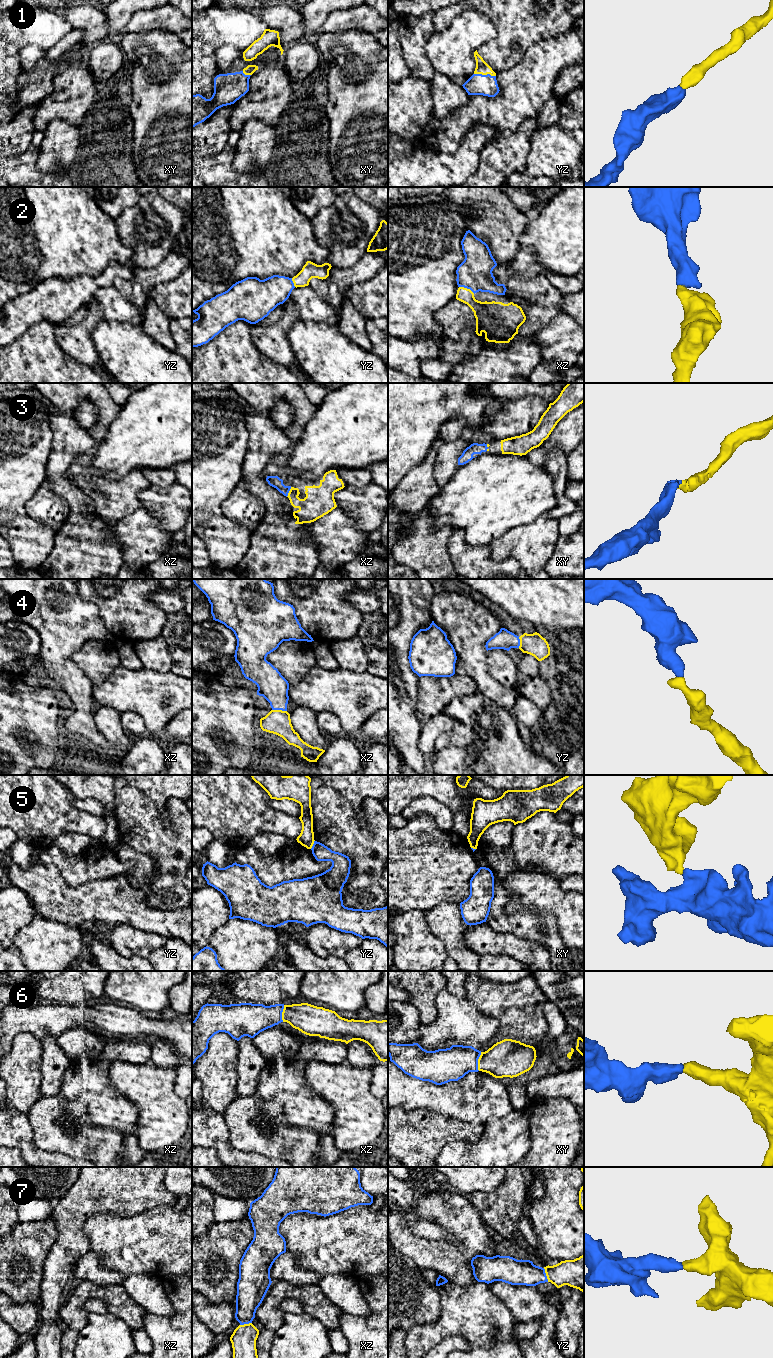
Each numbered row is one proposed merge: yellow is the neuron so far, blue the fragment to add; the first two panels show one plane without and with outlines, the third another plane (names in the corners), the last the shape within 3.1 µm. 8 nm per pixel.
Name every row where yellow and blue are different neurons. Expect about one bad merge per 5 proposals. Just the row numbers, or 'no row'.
5

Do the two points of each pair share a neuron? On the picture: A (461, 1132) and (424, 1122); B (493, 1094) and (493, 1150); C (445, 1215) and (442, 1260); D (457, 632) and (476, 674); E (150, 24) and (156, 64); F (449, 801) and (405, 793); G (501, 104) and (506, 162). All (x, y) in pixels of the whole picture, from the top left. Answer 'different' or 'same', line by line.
A: same
B: different
C: same
D: same
E: different
F: same
G: different

